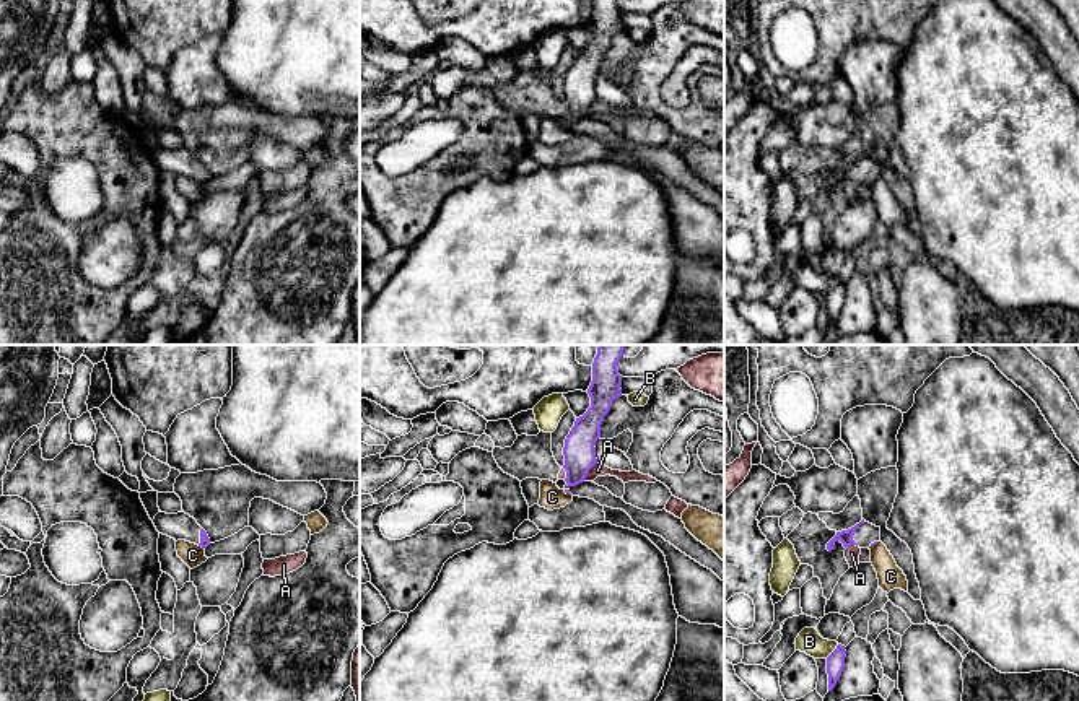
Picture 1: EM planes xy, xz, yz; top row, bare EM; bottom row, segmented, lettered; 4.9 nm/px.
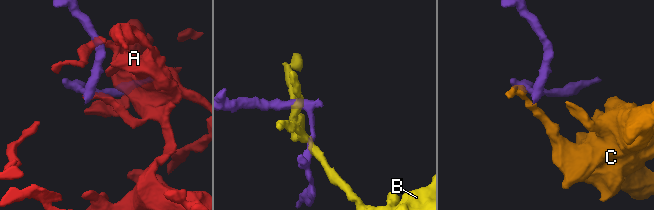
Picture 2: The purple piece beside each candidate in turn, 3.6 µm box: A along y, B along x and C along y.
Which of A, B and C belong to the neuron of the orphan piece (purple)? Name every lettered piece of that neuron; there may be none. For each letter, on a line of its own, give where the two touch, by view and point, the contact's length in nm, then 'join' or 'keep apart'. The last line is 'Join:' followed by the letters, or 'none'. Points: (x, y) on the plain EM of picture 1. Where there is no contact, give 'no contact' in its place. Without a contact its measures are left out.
A: meets purple in xz at (588, 108); contact 120 nm long; keep apart
B: meets purple in yz at (834, 287); contact 100 nm long; keep apart
C: meets purple in xz at (567, 129); contact 50 nm long; keep apart
Join: none

